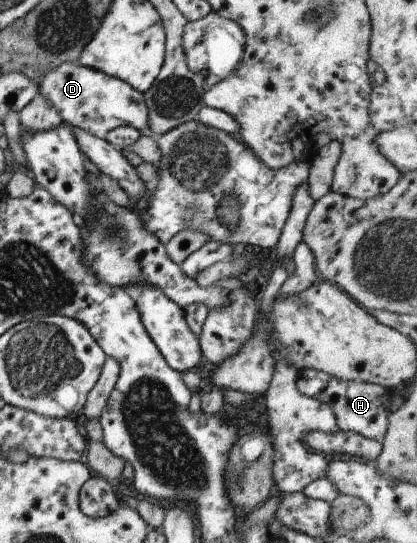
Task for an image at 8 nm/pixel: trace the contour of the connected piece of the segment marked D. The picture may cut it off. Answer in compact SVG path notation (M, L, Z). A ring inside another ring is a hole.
M64 62L58 67L48 70L48 73L42 77L38 89L39 93L42 93L52 103L52 107L58 111L58 115L63 121L66 124L71 124L74 129L86 130L88 133L98 133L98 131L108 133L117 127L126 126L134 127L134 129L138 129L142 133L149 134L148 105L146 105L144 95L121 79L107 76L101 71L80 67L75 63Z

